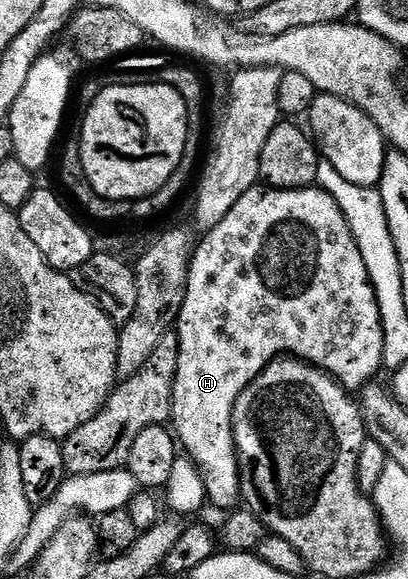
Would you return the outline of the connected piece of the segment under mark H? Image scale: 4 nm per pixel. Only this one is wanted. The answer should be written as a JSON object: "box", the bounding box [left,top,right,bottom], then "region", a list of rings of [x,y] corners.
{"box":[171,187,385,511],"region":[[[254,187],[243,194],[242,198],[239,199],[233,207],[231,207],[230,213],[223,218],[223,220],[215,226],[213,229],[208,230],[204,234],[205,238],[199,241],[196,246],[195,252],[192,254],[192,261],[189,262],[189,281],[186,283],[186,297],[185,302],[182,305],[181,313],[178,315],[175,330],[178,335],[179,349],[178,349],[178,367],[177,372],[173,377],[173,412],[171,418],[172,428],[175,430],[176,440],[179,442],[180,448],[187,454],[189,460],[191,460],[201,475],[202,483],[205,485],[205,496],[210,502],[214,501],[219,508],[225,509],[224,511],[229,511],[238,504],[237,500],[241,497],[241,465],[242,462],[239,460],[239,454],[237,451],[237,438],[233,436],[233,412],[237,406],[237,400],[239,399],[241,393],[245,392],[249,388],[251,382],[257,378],[259,374],[266,367],[271,364],[271,362],[284,358],[288,355],[293,359],[300,359],[302,361],[308,361],[310,365],[313,365],[317,369],[322,369],[323,372],[329,374],[338,382],[340,385],[344,385],[349,391],[357,391],[362,387],[368,385],[370,382],[377,377],[376,373],[383,369],[385,365],[385,328],[381,322],[381,311],[379,309],[379,303],[377,302],[377,295],[373,290],[373,284],[369,278],[369,272],[367,271],[367,263],[363,263],[363,255],[359,251],[359,247],[355,243],[355,239],[351,235],[349,230],[349,224],[347,219],[343,215],[343,211],[335,203],[335,199],[331,194],[325,192],[324,189],[320,187],[310,187],[307,189],[274,189],[272,187]]]}

